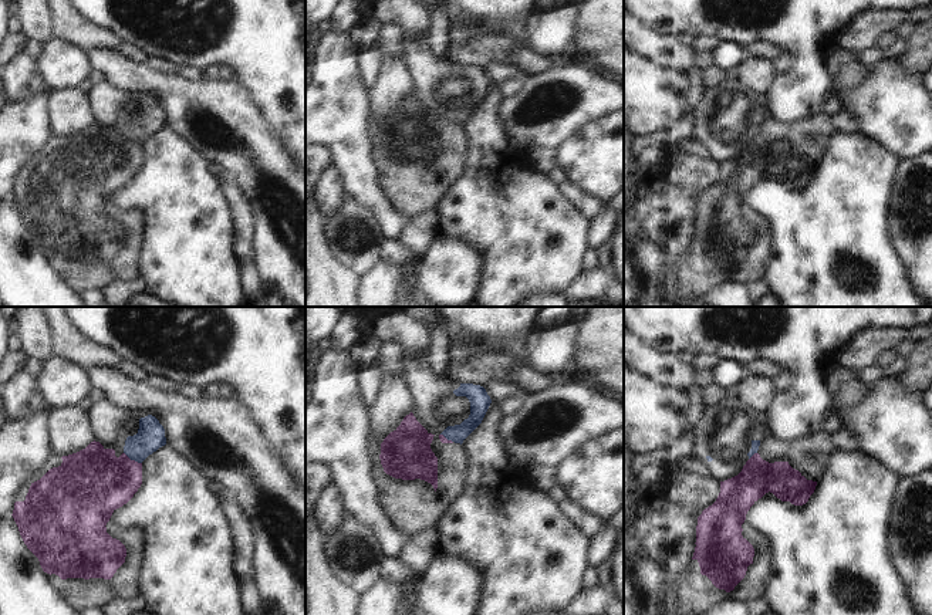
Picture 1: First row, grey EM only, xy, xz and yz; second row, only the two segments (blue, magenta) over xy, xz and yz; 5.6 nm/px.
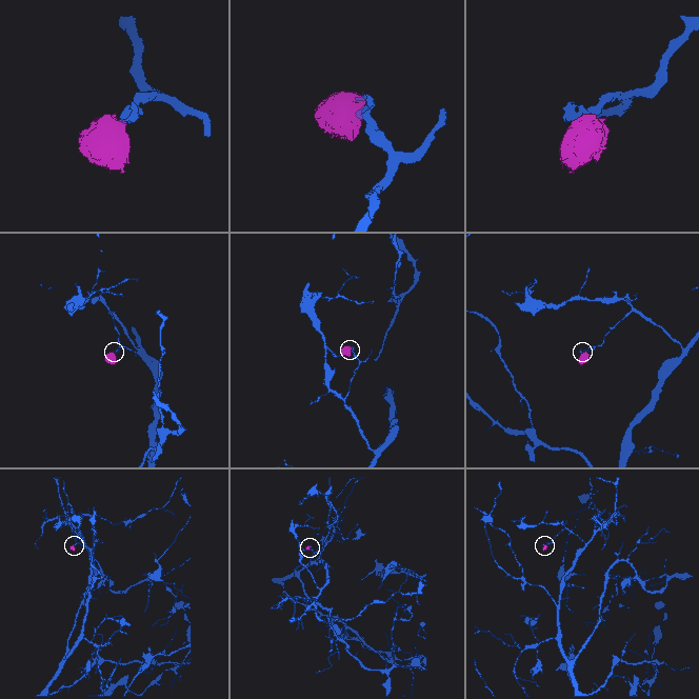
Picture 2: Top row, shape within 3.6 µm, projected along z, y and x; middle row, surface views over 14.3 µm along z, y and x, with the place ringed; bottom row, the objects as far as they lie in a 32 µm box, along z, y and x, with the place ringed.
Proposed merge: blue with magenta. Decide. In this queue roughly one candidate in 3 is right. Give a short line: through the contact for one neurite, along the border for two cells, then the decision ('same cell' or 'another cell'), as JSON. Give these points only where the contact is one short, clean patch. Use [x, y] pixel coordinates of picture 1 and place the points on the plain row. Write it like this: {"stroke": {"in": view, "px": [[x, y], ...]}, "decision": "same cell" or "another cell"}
{"stroke": {"in": "xy", "px": [[124, 134], [141, 145]]}, "decision": "another cell"}

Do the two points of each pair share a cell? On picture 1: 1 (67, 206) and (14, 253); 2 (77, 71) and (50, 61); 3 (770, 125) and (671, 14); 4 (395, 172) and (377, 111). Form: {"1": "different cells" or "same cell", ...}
{"1": "different cells", "2": "same cell", "3": "different cells", "4": "different cells"}

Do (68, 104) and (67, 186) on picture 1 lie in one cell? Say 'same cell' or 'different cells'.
different cells

